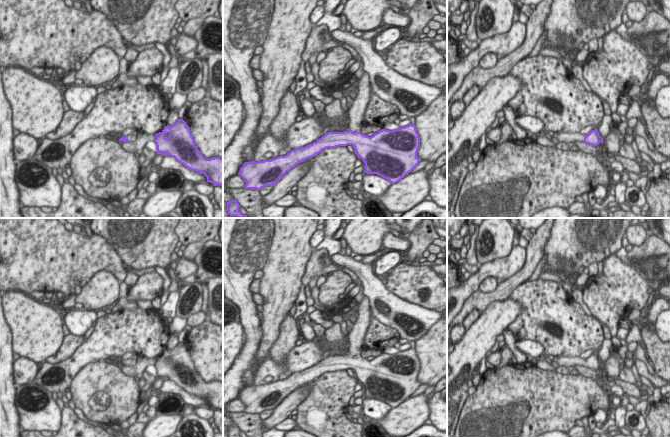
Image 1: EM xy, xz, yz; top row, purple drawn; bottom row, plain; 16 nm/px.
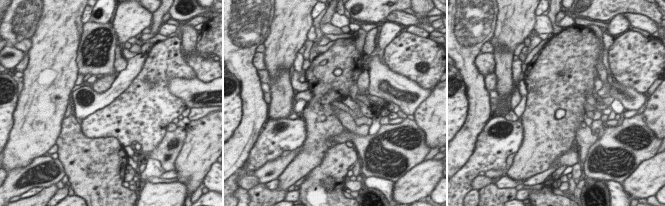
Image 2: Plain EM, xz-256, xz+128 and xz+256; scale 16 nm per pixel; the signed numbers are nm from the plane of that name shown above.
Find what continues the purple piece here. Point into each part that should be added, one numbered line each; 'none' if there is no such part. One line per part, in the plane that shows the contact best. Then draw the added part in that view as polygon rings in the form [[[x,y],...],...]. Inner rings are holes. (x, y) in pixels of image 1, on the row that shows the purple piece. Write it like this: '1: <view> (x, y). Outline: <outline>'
1: xz (355, 113). Outline: [[[364,70],[358,80],[357,89],[358,92],[353,99],[352,106],[347,110],[347,115],[349,117],[349,128],[354,132],[361,132],[364,122],[363,115],[370,101],[371,93],[369,75]]]

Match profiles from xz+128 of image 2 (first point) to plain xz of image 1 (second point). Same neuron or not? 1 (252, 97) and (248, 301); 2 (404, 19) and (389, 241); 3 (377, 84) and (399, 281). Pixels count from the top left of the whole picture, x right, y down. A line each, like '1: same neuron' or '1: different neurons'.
1: same neuron
2: same neuron
3: different neurons

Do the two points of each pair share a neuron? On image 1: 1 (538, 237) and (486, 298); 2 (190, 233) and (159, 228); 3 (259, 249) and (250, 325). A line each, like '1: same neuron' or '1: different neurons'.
1: same neuron
2: different neurons
3: same neuron

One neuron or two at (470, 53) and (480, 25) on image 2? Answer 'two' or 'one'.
one

